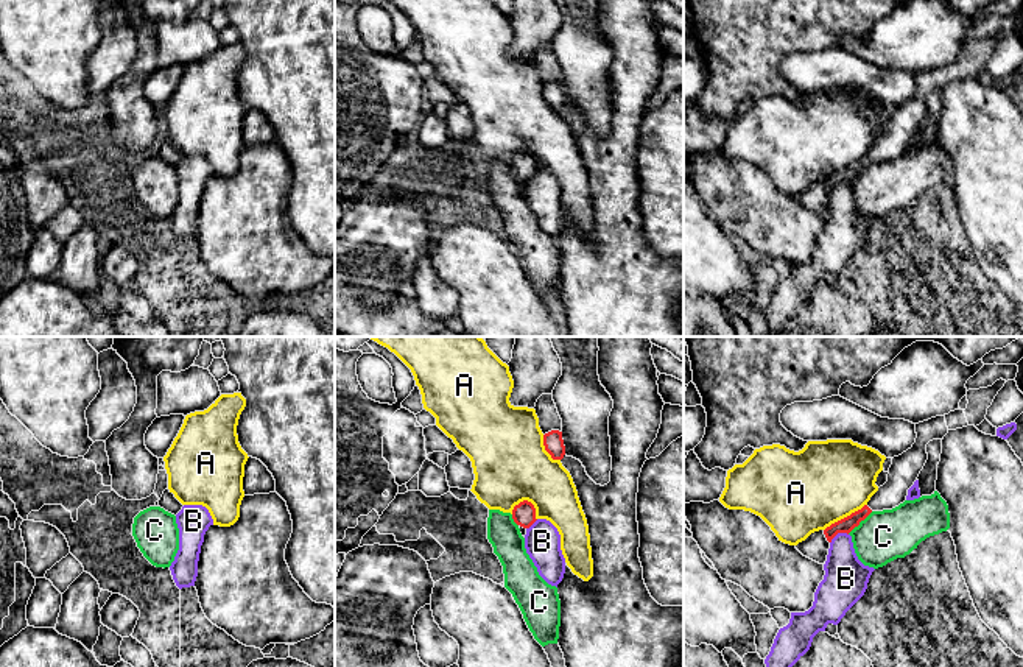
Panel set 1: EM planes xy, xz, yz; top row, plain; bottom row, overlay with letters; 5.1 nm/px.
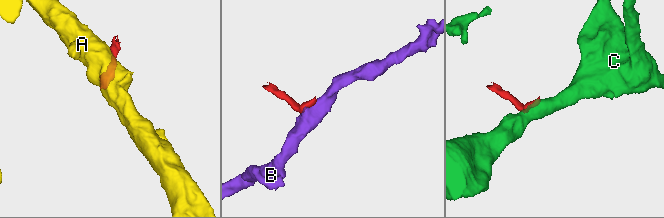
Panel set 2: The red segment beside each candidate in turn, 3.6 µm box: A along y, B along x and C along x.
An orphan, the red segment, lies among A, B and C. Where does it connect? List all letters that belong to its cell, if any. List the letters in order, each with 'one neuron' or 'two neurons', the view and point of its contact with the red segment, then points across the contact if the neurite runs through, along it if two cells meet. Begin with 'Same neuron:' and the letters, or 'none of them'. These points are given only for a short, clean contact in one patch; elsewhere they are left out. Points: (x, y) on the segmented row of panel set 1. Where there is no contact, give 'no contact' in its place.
Same neuron: none of them
A: two neurons | yz (844, 518)
B: two neurons | yz (838, 532) | along yz (847, 533), (838, 533), (830, 543)
C: two neurons | yz (860, 521) | along yz (872, 511), (847, 533)

